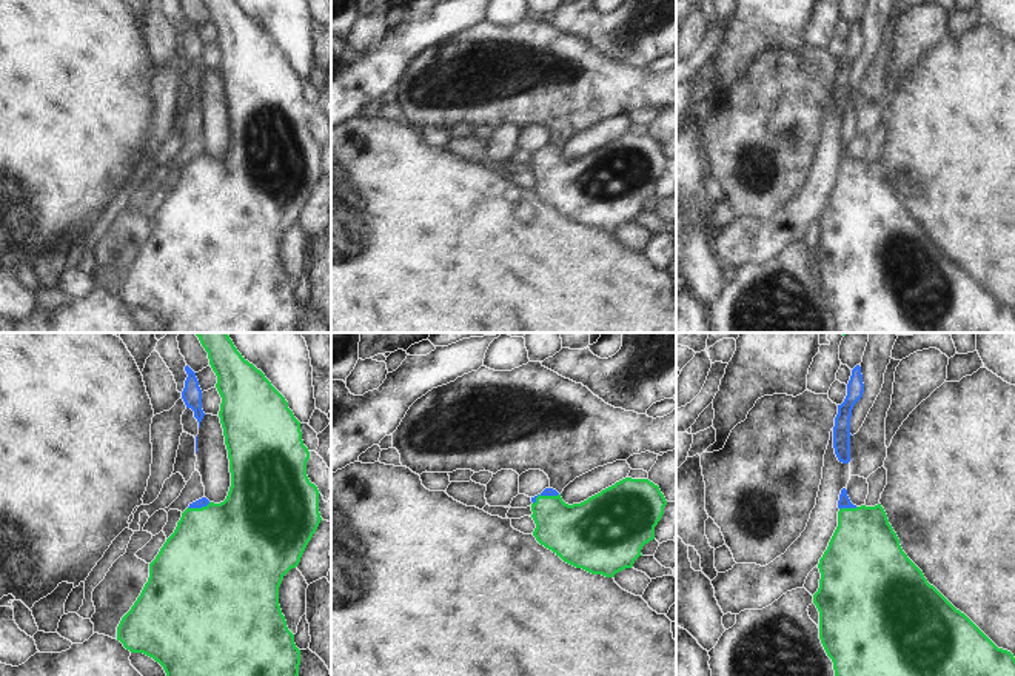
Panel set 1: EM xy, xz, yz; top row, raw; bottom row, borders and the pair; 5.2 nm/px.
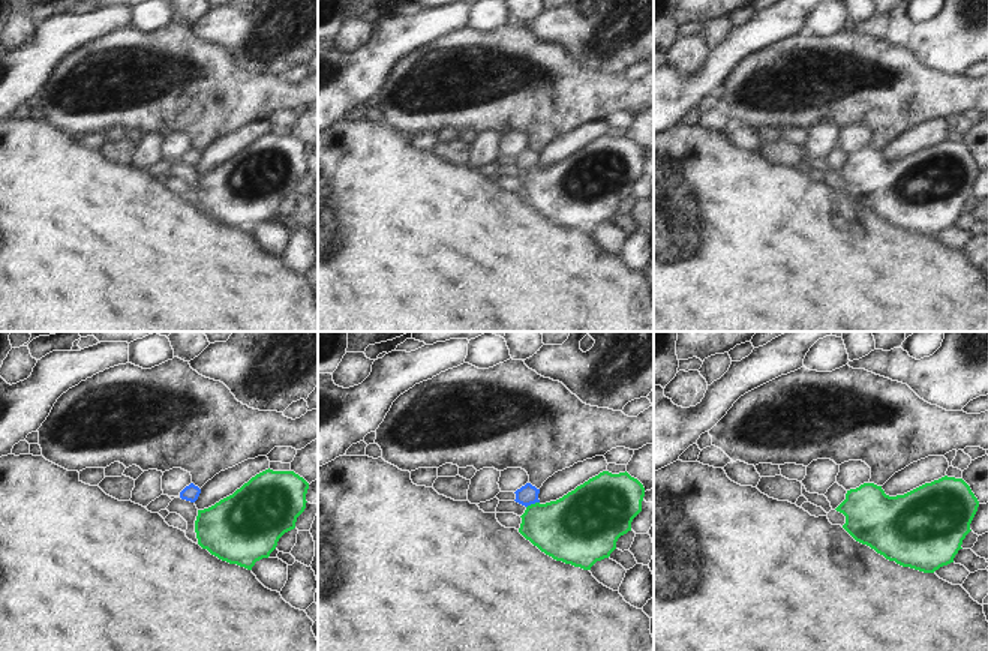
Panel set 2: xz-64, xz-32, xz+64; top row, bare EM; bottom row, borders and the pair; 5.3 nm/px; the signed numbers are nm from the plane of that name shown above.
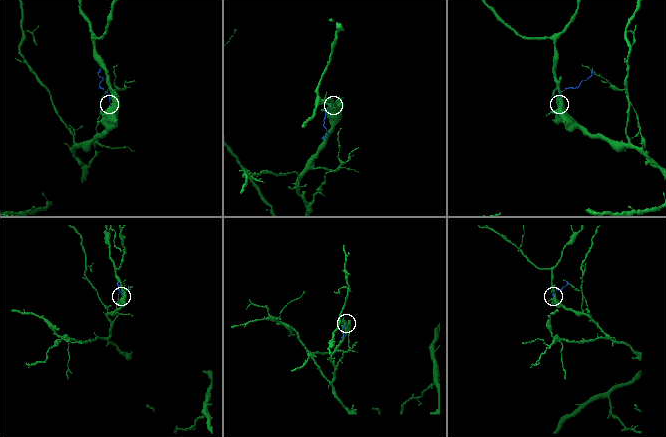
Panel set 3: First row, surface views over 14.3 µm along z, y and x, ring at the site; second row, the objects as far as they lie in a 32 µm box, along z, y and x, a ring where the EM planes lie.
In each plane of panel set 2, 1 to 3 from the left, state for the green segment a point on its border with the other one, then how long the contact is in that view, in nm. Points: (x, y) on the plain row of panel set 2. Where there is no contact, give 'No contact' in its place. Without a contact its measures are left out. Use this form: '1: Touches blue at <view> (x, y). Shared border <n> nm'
1: No contact
2: Touches blue at xz-32 (532, 167). Shared border 80 nm
3: No contact.

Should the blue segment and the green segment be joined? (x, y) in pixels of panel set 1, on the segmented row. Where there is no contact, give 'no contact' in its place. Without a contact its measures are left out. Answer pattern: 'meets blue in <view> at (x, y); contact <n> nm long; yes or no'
meets blue in xy at (199, 507); contact 120 nm long; yes

